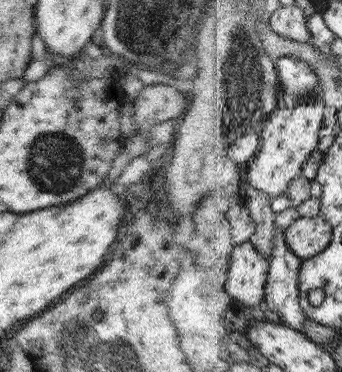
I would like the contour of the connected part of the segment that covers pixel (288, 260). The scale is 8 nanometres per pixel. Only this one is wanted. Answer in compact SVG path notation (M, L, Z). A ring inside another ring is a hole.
M276 228L274 237L275 253L270 264L270 277L267 284L267 300L269 308L275 311L284 324L304 333L304 326L308 322L309 316L301 301L300 274L304 265L304 260L290 249L288 239L286 239L286 229Z

